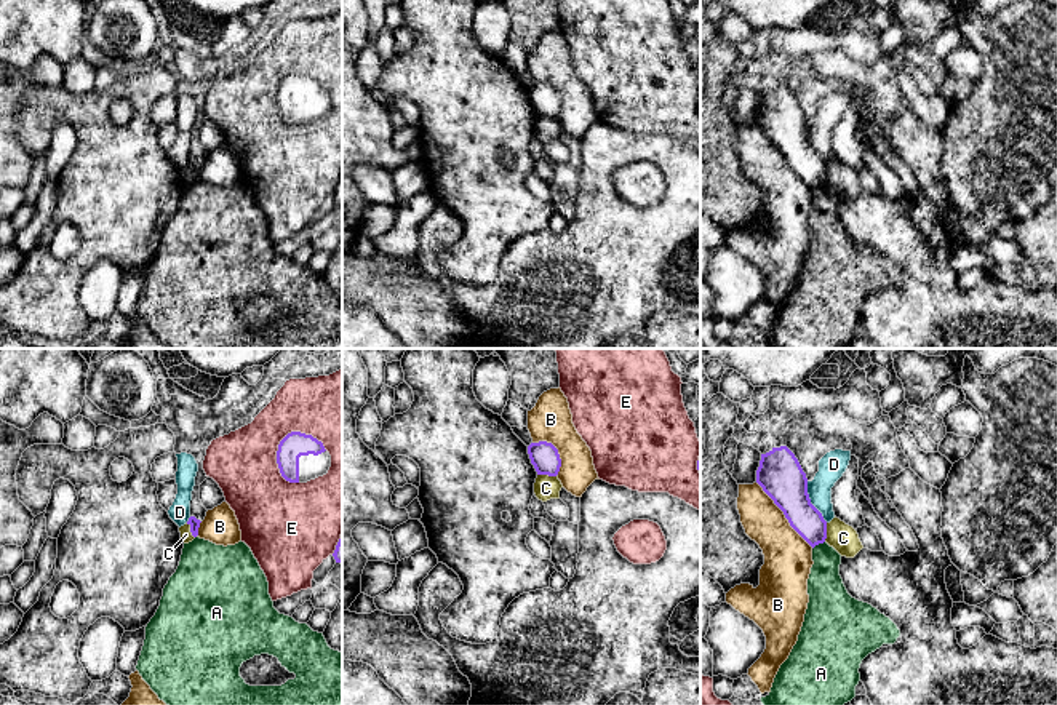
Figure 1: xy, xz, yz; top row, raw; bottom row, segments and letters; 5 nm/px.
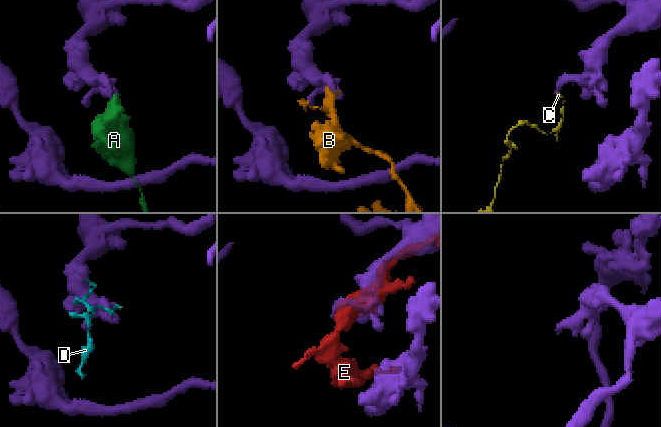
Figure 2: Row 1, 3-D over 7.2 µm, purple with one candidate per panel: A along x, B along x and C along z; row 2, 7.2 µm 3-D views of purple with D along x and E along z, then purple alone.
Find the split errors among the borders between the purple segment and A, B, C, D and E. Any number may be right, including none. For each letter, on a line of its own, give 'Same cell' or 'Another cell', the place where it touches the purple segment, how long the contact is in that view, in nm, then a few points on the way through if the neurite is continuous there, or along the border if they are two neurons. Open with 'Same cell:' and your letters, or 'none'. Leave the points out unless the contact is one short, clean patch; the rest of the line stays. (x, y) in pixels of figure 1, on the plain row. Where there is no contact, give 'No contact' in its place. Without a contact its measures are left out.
Same cell: none
A: Another cell. Touches purple at yz (817, 186). Shared border 80 nm. Boundary: yz (824, 183), (813, 191)
B: Another cell. Touches purple at yz (784, 155). Shared border 440 nm
C: Another cell. Touches purple at xy (191, 173). Shared border 90 nm
D: Another cell. Touches purple at yz (809, 144). Shared border 240 nm
E: Another cell. Touches purple at xy (287, 77). Shared border 280 nm

